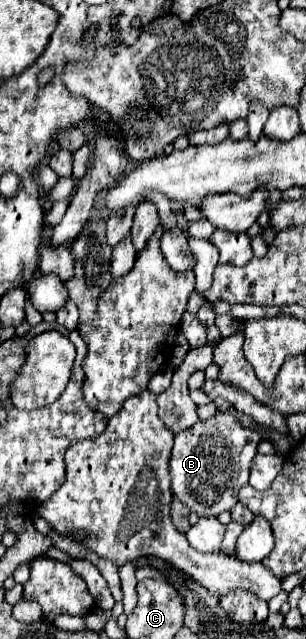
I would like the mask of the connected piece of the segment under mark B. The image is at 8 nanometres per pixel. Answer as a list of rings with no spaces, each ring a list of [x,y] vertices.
[[[217,412],[209,420],[199,420],[189,430],[175,436],[169,460],[171,490],[199,516],[219,516],[237,504],[241,486],[249,480],[249,466],[257,454],[261,436],[237,422],[231,414]]]

